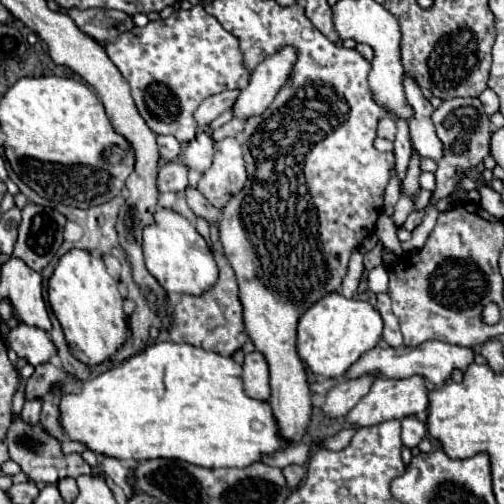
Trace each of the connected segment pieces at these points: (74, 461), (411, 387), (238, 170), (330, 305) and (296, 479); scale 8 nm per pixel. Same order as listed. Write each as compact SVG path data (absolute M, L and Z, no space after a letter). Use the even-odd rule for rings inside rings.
M22 419L12 421L6 441L10 449L10 459L16 461L22 471L34 481L34 483L58 483L64 477L80 477L80 475L100 475L104 477L104 471L100 467L90 467L78 453L64 455L60 449L60 441L56 441L52 435L48 435L40 425L28 425L22 423Z
M414 375L410 379L384 379L378 377L374 379L370 391L356 403L352 411L346 413L346 421L354 427L368 427L368 425L378 425L390 419L404 419L404 417L422 417L428 409L428 383L426 379Z
M226 137L214 143L214 163L202 173L198 181L200 193L214 205L224 207L232 195L236 195L246 183L246 169L242 159L242 147L234 137Z
M328 293L306 309L298 321L298 355L316 375L340 377L368 349L376 347L382 335L382 317L360 299L346 299L340 293Z
M288 465L286 469L284 469L284 477L286 477L286 481L288 481L288 485L294 489L294 487L298 487L300 485L300 481L304 479L304 467L300 467L300 465Z

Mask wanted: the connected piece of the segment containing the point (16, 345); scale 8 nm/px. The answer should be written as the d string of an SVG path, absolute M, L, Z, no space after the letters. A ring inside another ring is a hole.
M18 323L18 327L10 329L6 343L16 351L18 357L26 359L34 367L48 363L48 359L56 355L56 345L52 343L50 335L42 329L28 327L24 323Z

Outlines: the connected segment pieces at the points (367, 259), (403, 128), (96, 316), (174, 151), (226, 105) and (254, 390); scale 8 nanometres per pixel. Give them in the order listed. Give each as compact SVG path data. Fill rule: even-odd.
M378 241L378 243L376 243L376 247L364 255L364 267L366 267L368 271L370 271L372 267L376 267L376 265L382 265L382 261L380 261L382 251L384 251L384 245ZM378 245L380 245L380 247L378 247Z
M396 119L396 141L394 141L394 155L396 155L396 173L400 179L400 191L404 191L402 181L406 177L406 169L408 169L408 161L410 161L410 153L412 153L412 143L410 143L410 135L408 135L408 125L404 119Z
M70 249L58 259L58 265L48 281L48 301L62 325L72 357L90 367L110 359L130 337L118 283L106 271L104 261L100 257L92 257L88 251Z
M172 135L158 137L158 151L162 161L176 161L180 155L180 143Z
M224 91L224 93L218 93L214 97L208 97L198 109L196 109L196 121L200 127L212 123L220 113L224 113L226 109L232 109L234 101L238 99L240 91Z
M254 351L248 353L244 359L244 391L248 397L258 401L270 399L270 387L268 387L268 363L262 357L262 353Z

